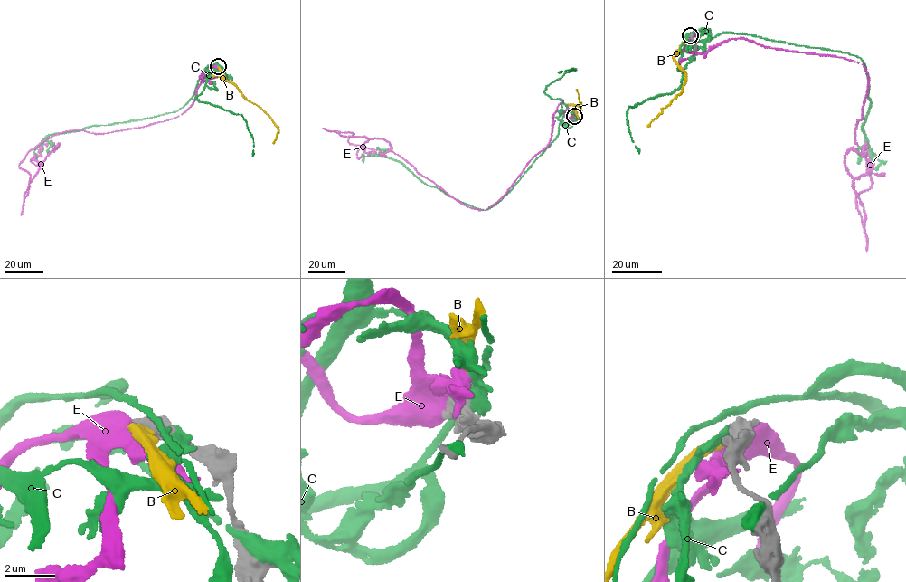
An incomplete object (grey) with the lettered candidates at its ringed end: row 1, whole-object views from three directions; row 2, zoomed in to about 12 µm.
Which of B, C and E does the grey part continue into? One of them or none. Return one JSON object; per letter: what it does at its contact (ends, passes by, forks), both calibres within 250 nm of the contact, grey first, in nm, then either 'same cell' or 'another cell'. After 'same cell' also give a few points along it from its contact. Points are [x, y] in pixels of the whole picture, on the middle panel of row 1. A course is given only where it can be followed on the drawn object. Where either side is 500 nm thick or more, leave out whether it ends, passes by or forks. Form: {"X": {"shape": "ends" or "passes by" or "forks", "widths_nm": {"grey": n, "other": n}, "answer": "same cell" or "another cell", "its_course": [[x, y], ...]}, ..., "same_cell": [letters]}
{"B": {"shape": "ends", "widths_nm": {"grey": 400, "other": 480}, "answer": "same cell", "its_course": [[574, 116], [577, 104], [576, 113], [580, 120], [580, 104], [576, 89]]}, "C": {"shape": "ends", "widths_nm": {"grey": 400, "other": 360}, "answer": "another cell"}, "E": {"widths_nm": {"grey": 700, "other": 550}, "answer": "another cell"}, "same_cell": ["B"]}

